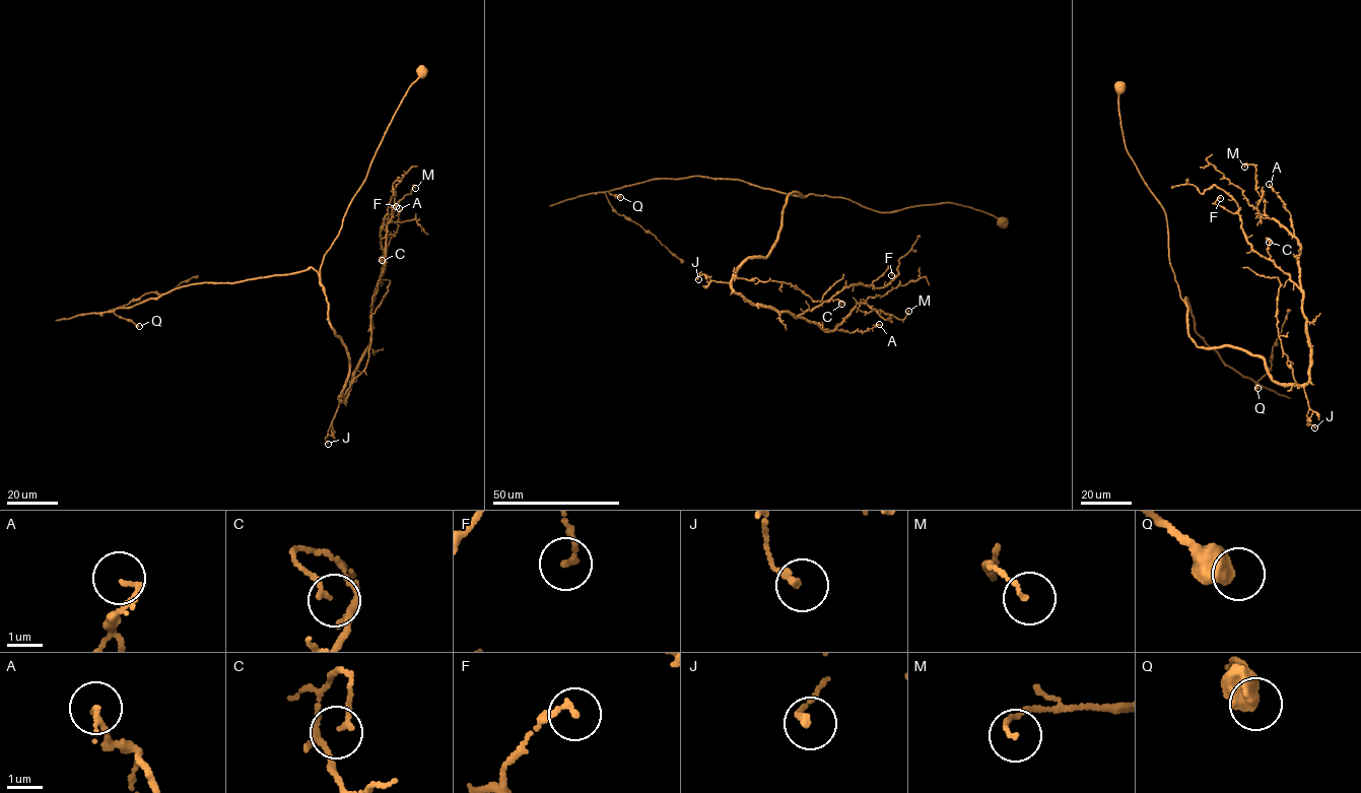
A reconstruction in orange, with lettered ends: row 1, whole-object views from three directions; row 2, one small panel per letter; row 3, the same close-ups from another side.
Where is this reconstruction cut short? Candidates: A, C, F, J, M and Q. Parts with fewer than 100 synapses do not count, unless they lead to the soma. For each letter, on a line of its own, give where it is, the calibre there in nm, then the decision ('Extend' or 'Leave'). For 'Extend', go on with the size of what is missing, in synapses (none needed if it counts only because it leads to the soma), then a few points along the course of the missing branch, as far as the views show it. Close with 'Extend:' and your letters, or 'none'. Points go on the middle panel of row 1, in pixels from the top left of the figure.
A: Place: (879, 324). Thickness 150 nm. Leave
C: Place: (841, 304). Thickness 130 nm. Leave
F: Place: (891, 275). Thickness 140 nm. Leave
J: Place: (698, 279). Thickness 200 nm. Leave
M: Place: (908, 311). Thickness 90 nm. Leave
Q: Place: (620, 197). Thickness 550 nm. Leave
Extend: none

